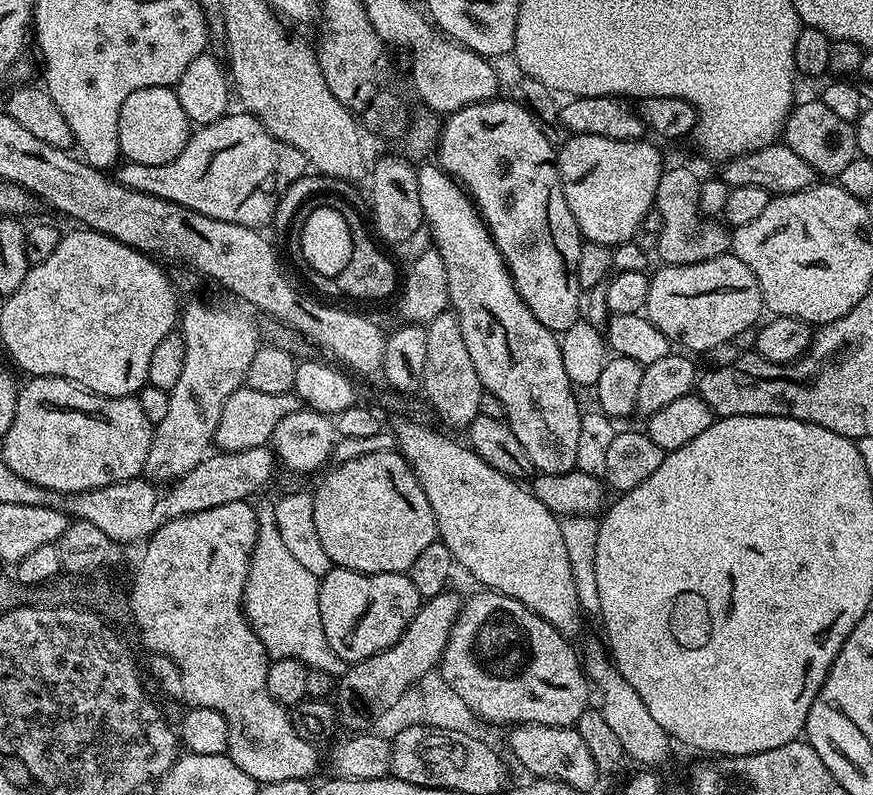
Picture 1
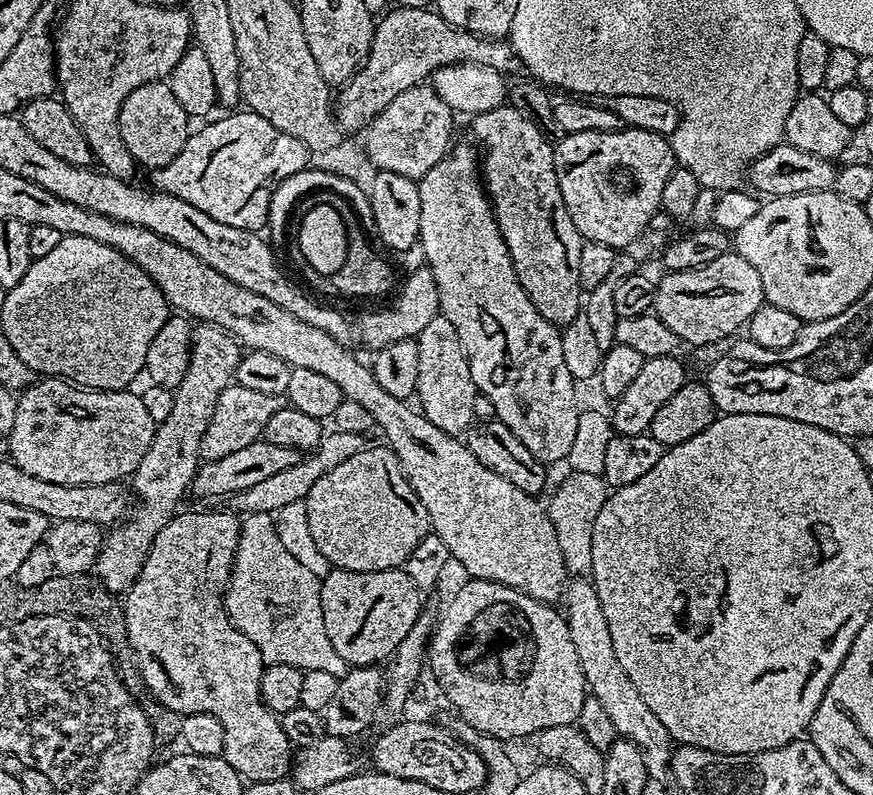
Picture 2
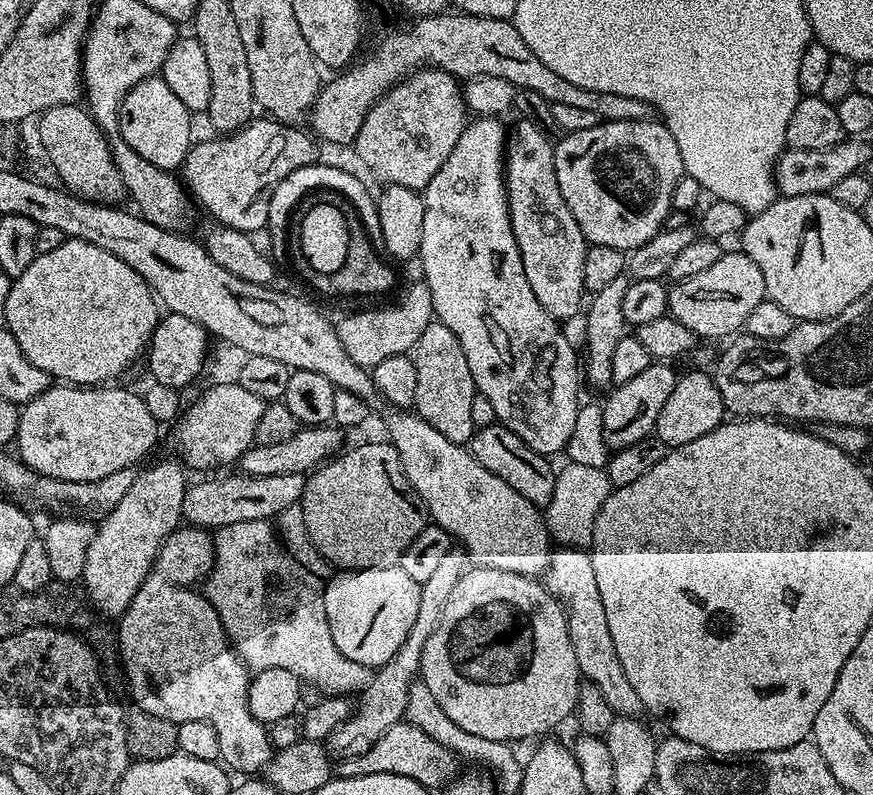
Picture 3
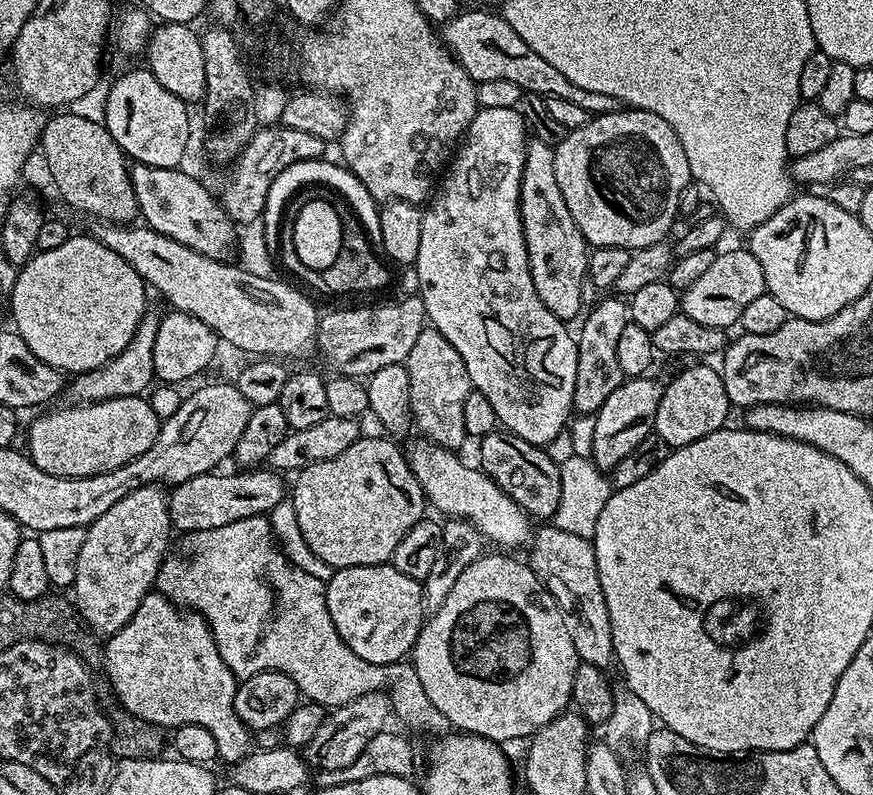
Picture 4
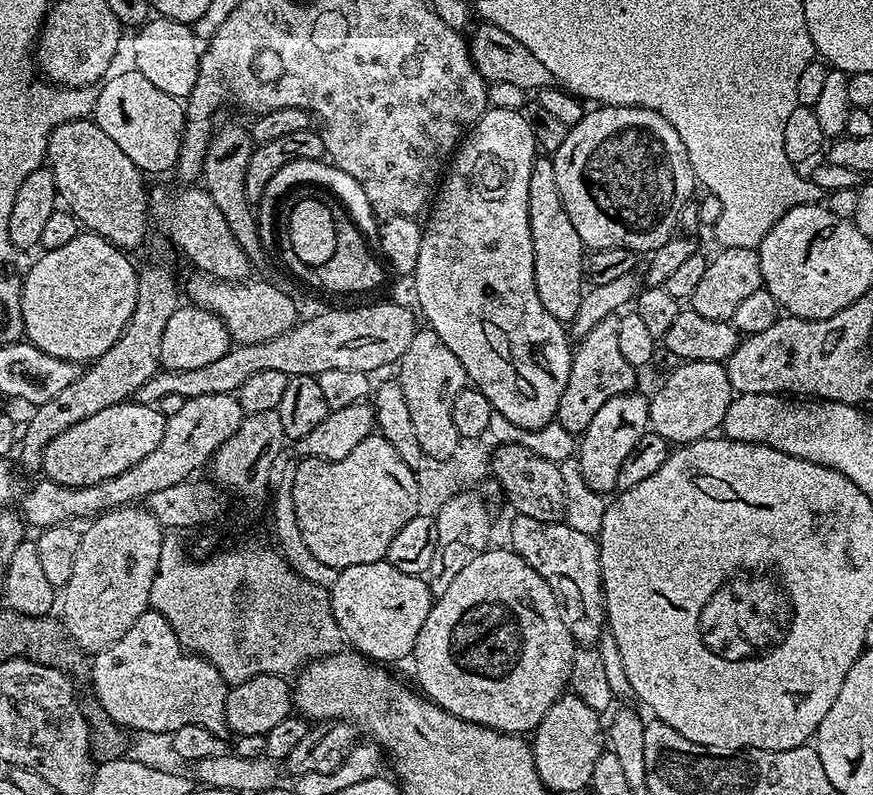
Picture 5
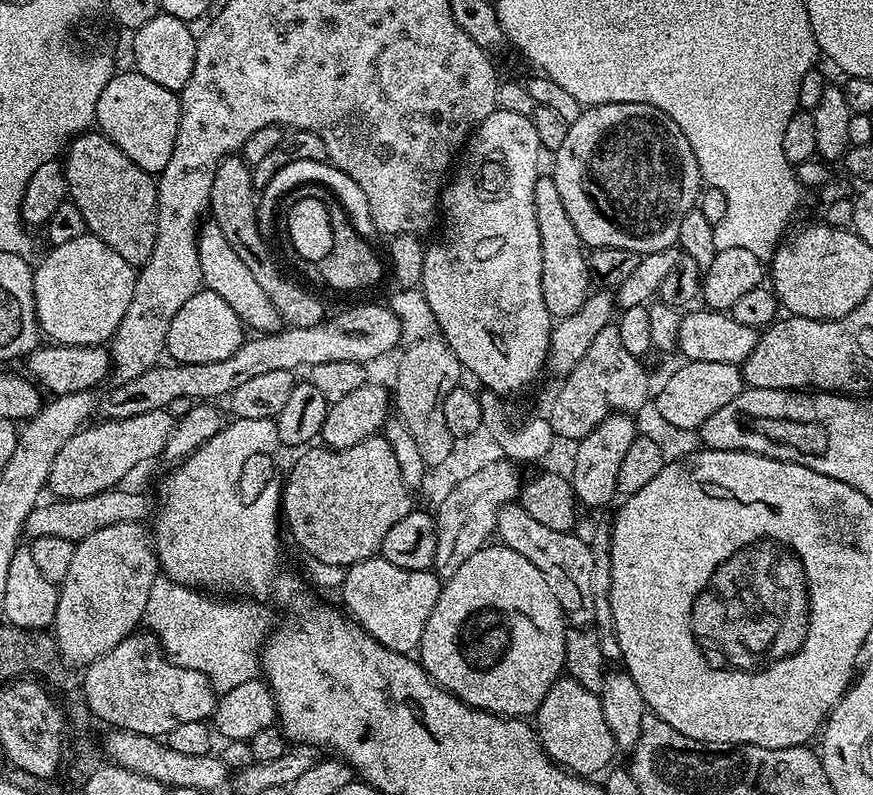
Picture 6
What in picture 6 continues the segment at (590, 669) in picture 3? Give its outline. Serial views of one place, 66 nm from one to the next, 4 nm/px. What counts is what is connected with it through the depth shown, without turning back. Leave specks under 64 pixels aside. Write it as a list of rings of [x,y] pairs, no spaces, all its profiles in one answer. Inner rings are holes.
[[[519,502],[504,504],[498,510],[495,535],[499,543],[510,550],[518,550],[522,558],[534,562],[538,570],[542,570],[542,578],[546,578],[550,590],[554,590],[554,598],[558,598],[558,606],[564,612],[564,619],[572,626],[588,626],[594,618],[594,593],[590,580],[594,575],[594,554],[592,545],[587,539],[576,536],[575,531],[563,532],[550,530],[542,526],[537,519],[530,518]]]

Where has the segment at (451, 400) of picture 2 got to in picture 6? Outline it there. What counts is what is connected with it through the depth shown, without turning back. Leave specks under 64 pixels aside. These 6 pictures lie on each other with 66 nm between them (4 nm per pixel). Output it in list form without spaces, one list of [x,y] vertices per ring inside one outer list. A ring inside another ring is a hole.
[[[439,335],[428,337],[422,341],[416,341],[404,348],[405,352],[399,353],[400,365],[396,368],[396,392],[394,388],[394,412],[399,420],[414,434],[414,442],[418,442],[418,451],[422,454],[422,462],[426,462],[429,468],[438,467],[440,462],[449,457],[453,436],[446,426],[446,414],[442,414],[442,402],[444,393],[454,390],[461,383],[462,369],[460,360],[450,350],[450,346]]]

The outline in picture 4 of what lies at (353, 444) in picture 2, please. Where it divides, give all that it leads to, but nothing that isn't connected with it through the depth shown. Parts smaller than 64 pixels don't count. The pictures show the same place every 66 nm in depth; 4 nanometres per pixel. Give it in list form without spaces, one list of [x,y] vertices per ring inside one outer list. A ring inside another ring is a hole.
[[[268,468],[244,470],[242,474],[208,473],[175,485],[169,493],[173,529],[182,534],[226,526],[241,518],[268,514],[286,496],[283,477]]]

